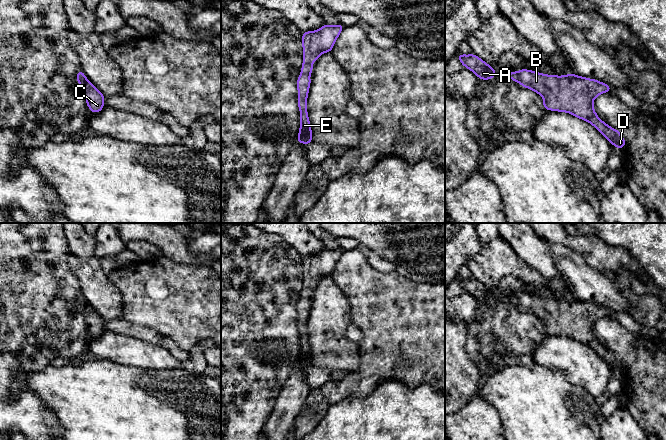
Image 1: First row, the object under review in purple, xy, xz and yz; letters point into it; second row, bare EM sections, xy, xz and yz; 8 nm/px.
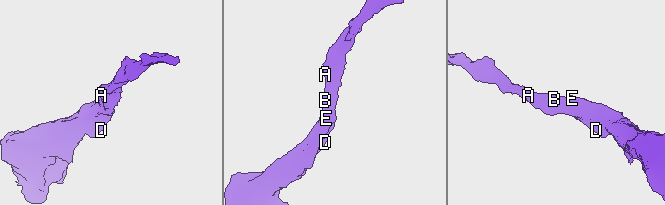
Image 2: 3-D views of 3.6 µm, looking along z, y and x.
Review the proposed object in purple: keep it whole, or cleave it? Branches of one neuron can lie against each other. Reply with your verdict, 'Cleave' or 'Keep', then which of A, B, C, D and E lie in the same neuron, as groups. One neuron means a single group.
Keep. Groups: A B C D E

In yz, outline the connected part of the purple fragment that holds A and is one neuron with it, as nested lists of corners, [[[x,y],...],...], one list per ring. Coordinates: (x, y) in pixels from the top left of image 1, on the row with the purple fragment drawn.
[[[458,53],[458,59],[464,67],[474,72],[479,79],[492,79],[497,74],[496,70],[475,54],[464,55]]]

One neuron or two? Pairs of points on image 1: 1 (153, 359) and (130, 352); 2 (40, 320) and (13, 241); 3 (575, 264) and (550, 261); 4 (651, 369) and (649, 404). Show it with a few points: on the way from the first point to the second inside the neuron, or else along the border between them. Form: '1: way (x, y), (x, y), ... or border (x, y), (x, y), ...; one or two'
1: way (147, 355), (136, 352); one
2: way (22, 300), (13, 290), (13, 261); one
3: way (569, 264), (556, 261); one
4: way (651, 378), (649, 395); one

